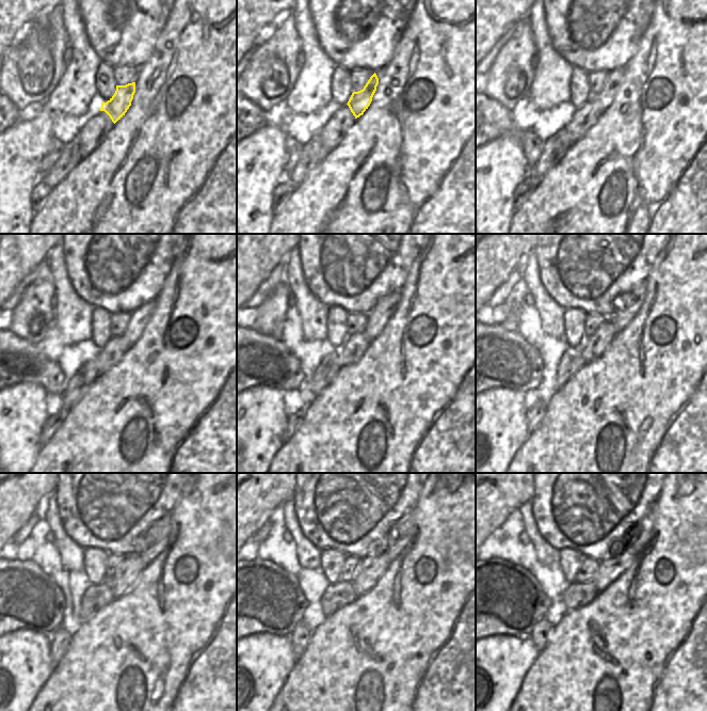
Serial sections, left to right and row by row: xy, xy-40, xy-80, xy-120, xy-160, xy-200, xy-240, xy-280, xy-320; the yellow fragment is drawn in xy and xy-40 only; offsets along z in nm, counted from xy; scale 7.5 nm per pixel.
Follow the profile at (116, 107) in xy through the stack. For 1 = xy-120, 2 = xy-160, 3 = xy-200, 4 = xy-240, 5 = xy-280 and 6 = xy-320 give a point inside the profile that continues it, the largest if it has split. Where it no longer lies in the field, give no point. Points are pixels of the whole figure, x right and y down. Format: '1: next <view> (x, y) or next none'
1: next xy-120 (138, 320)
2: next xy-160 (385, 307)
3: next xy-200 (627, 305)
4: next xy-240 (157, 537)
5: next xy-280 (399, 535)
6: next xy-320 (641, 533)

